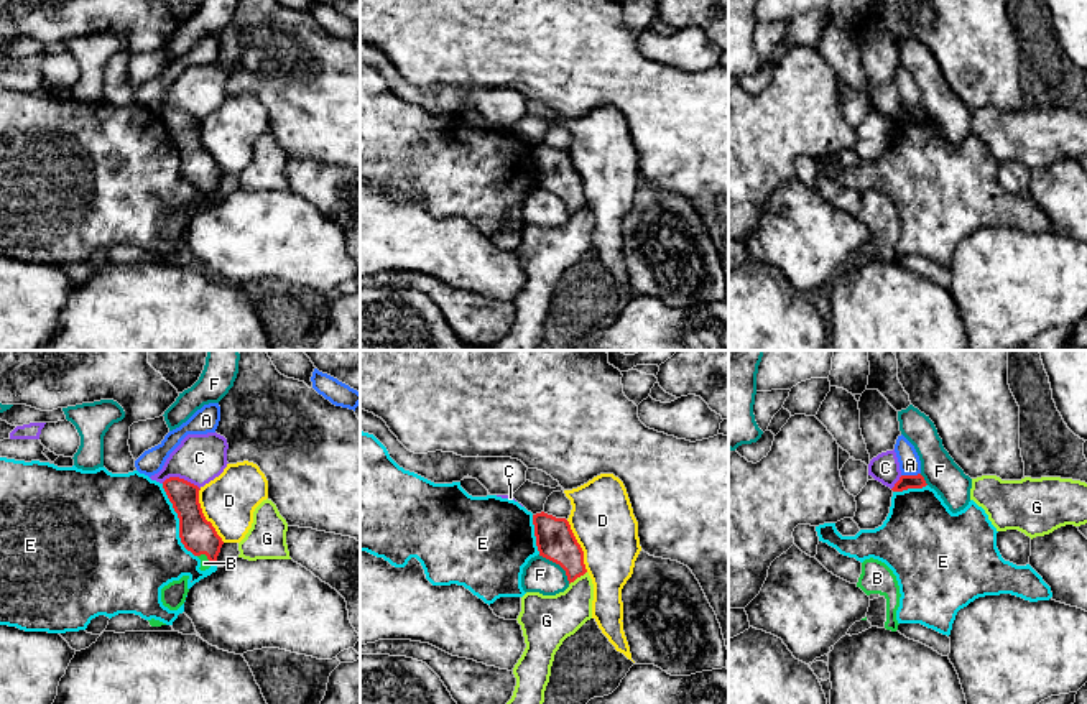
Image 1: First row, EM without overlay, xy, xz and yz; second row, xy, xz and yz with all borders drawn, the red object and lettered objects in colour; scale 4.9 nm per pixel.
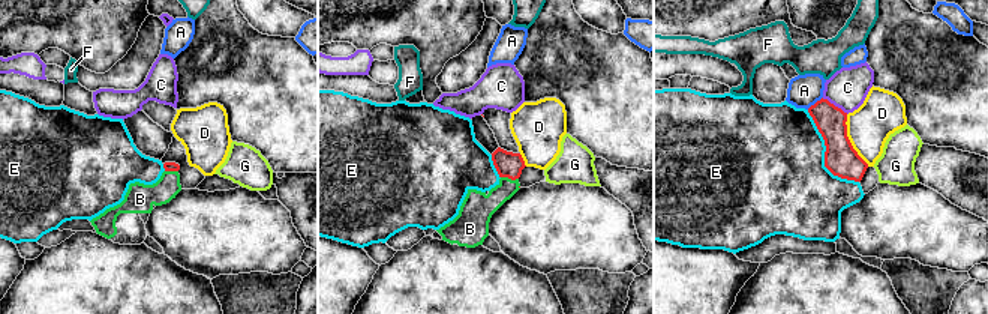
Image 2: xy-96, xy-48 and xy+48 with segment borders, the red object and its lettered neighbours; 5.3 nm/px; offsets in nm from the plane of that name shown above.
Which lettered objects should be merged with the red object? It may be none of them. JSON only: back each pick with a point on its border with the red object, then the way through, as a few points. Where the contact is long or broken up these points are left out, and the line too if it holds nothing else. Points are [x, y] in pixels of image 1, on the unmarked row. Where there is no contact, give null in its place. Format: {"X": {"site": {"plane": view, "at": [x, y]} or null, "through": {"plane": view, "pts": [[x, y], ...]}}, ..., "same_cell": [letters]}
{"B": {"site": {"plane": "xy", "at": [206, 186]}, "through": {"plane": "xy", "pts": [[198, 166], [206, 176], [206, 186], [204, 194]]}}, "same_cell": ["B"]}

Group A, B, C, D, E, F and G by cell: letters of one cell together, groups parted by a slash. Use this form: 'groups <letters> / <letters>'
groups A / B / C / D / E / F / G

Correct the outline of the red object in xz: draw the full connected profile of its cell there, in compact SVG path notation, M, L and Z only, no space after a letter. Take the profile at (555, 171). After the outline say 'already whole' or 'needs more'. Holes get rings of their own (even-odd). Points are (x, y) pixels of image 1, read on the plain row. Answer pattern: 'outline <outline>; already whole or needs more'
outline M541 143L533 146L533 156L539 188L559 196L569 215L587 204L584 183L566 150Z; already whole

